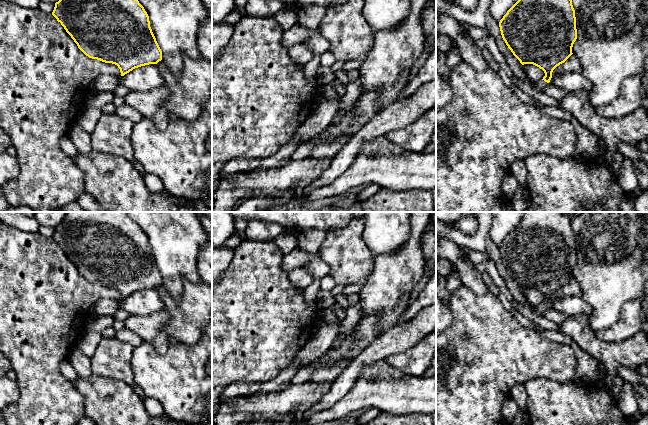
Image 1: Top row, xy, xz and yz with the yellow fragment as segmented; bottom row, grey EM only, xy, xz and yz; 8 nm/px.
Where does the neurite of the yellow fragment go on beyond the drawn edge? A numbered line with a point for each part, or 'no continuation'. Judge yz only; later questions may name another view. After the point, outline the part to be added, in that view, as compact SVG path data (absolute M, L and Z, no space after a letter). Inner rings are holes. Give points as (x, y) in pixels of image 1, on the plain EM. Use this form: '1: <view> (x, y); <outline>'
1: yz (538, 310); M540 304L536 307L533 307L533 312L537 315L541 315L542 312L547 308L544 304Z

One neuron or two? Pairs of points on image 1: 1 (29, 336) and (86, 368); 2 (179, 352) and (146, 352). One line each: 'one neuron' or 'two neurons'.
1: two neurons
2: one neuron

